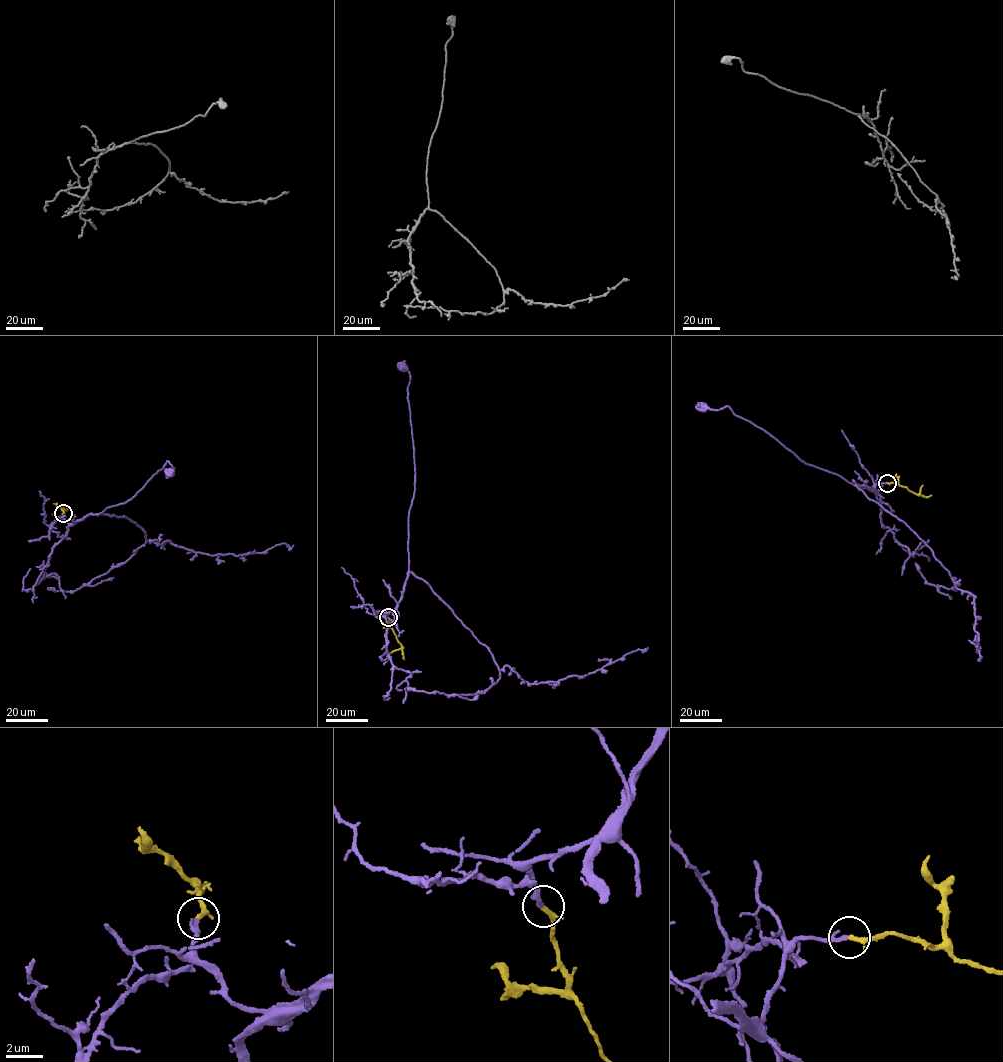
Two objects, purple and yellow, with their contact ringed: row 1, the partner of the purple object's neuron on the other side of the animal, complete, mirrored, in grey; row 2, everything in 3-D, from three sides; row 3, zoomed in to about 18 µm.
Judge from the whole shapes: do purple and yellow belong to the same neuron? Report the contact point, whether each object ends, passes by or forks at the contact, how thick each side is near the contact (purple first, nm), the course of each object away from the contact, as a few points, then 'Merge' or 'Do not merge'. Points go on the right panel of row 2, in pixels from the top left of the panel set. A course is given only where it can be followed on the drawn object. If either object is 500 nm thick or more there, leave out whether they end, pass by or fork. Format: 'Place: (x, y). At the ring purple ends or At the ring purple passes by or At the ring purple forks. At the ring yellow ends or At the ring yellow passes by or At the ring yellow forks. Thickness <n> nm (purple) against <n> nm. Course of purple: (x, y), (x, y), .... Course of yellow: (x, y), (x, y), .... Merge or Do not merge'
Place: (887, 483). At the ring purple ends. At the ring yellow passes by. Thickness 280 nm (purple) against 190 nm. Course of purple: (887, 483), (881, 484), (878, 493), (853, 485), (808, 464), (728, 406), (713, 410), (701, 407). Course of yellow: (887, 483), (898, 483), (917, 494), (931, 495). Merge

